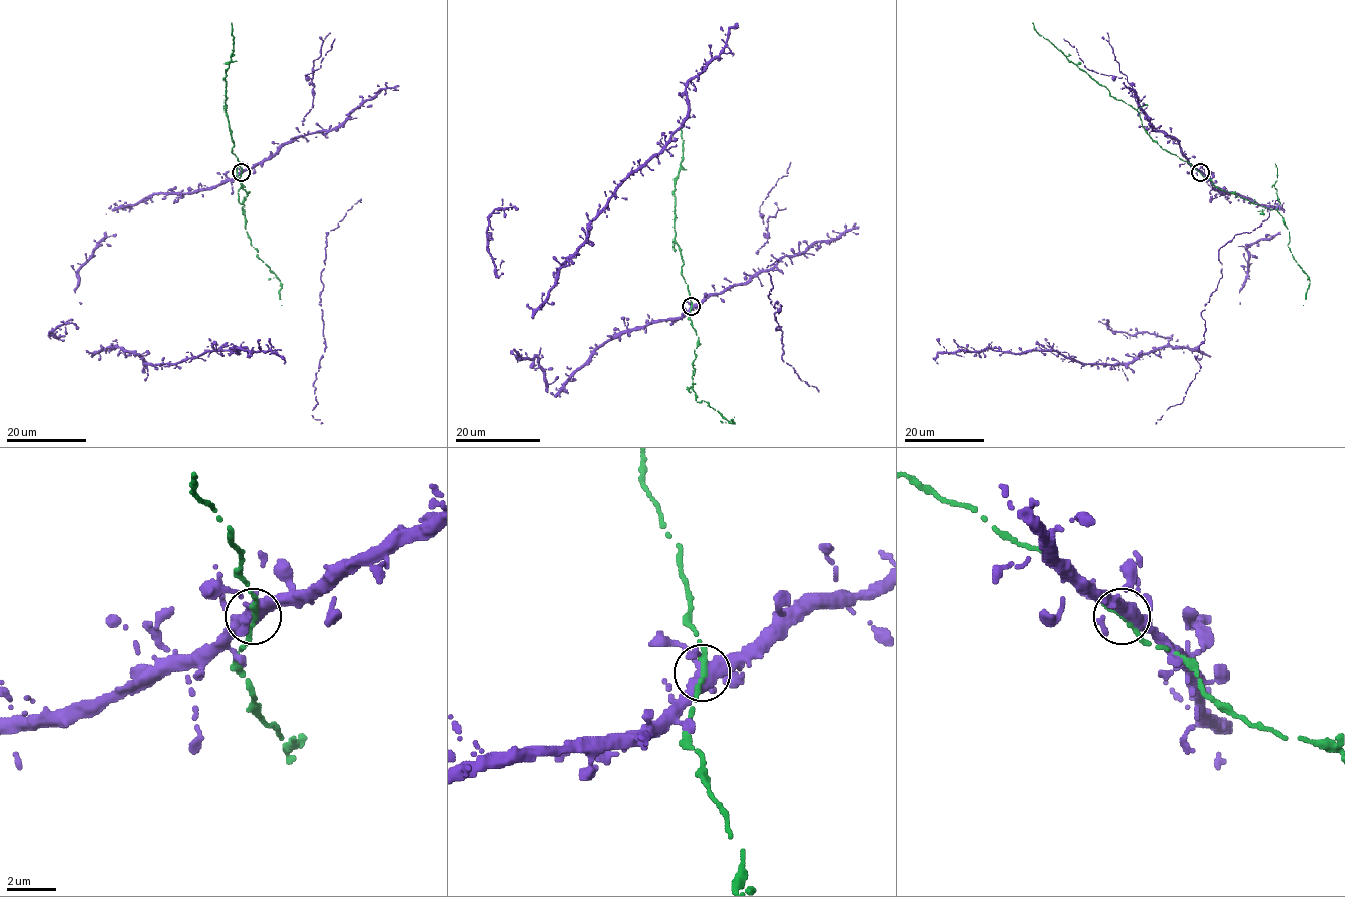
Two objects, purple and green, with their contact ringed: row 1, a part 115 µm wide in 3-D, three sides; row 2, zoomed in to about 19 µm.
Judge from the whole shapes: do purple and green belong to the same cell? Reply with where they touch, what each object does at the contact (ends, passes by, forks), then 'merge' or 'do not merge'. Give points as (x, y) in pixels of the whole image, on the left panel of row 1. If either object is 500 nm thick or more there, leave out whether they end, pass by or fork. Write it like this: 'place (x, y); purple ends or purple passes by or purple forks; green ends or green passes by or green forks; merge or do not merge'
place (241, 172); purple forks; green passes by; merge

